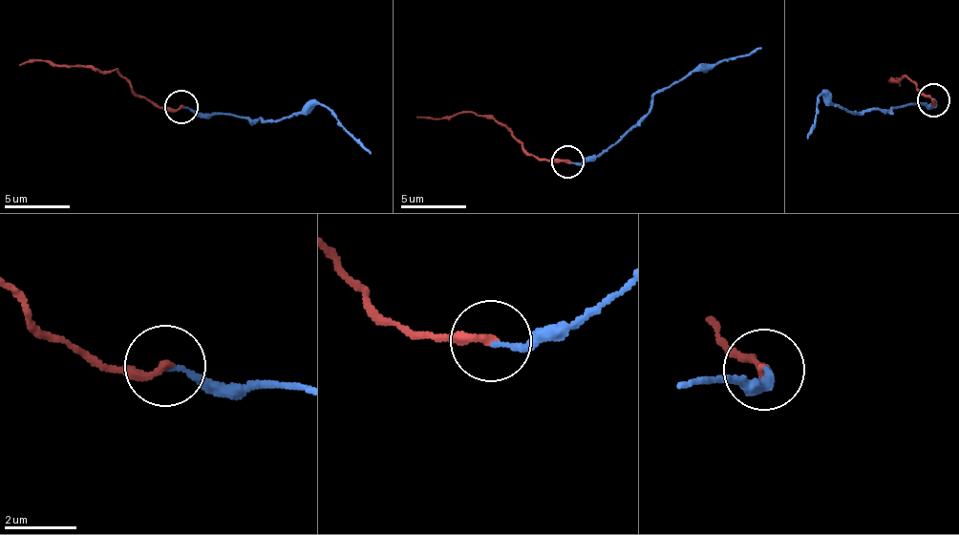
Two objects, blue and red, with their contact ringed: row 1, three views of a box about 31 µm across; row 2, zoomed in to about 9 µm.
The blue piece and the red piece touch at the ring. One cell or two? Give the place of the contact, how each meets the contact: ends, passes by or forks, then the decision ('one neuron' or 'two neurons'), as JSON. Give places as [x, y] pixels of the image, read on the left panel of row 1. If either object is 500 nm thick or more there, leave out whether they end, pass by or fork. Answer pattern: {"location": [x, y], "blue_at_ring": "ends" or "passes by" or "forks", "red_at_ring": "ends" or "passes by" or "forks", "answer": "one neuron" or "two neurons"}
{"location": [181, 106], "blue_at_ring": "ends", "red_at_ring": "ends", "answer": "one neuron"}

